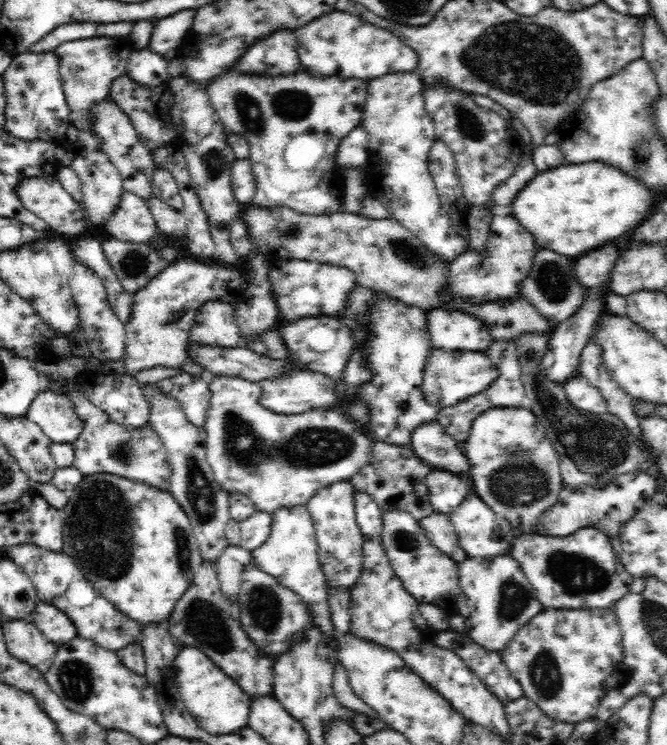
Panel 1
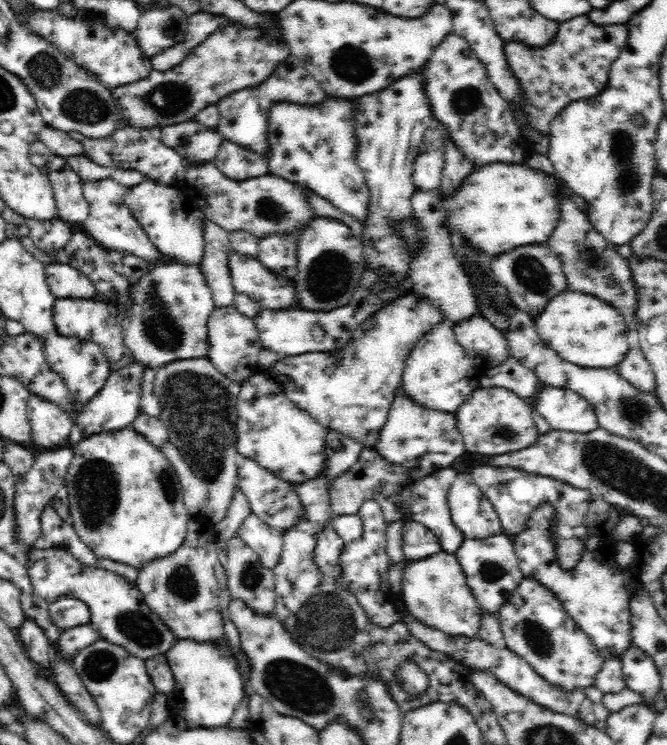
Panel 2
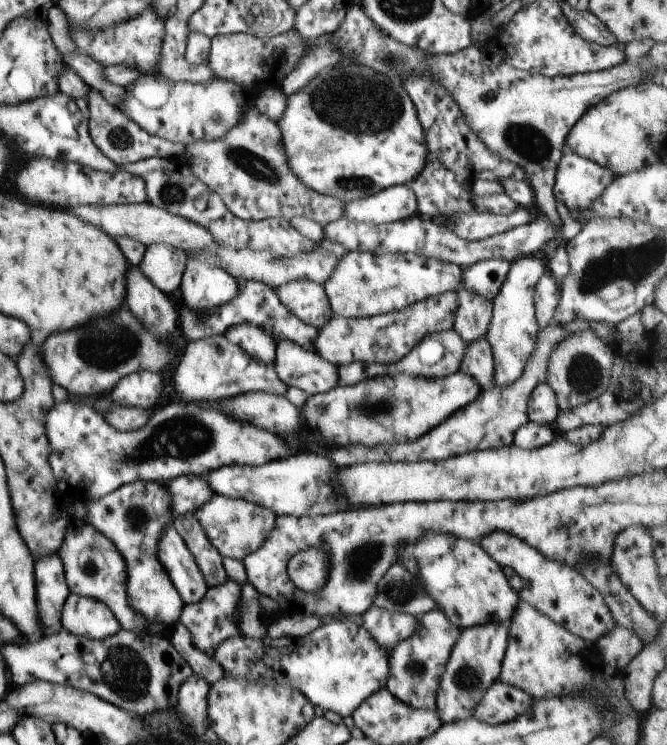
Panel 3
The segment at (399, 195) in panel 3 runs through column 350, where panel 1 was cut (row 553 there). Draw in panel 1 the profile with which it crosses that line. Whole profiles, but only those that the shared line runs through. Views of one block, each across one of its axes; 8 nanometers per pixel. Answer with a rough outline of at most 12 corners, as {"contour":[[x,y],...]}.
{"contour":[[144,382],[149,426],[168,449],[170,493],[202,560],[229,545],[229,491],[204,438],[157,382]]}

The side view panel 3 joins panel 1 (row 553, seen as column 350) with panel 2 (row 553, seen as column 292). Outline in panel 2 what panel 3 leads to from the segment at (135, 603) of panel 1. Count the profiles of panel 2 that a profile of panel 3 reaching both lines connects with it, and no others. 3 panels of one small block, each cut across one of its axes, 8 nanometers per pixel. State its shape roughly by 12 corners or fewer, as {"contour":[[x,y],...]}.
{"contour":[[130,426],[84,437],[65,476],[99,562],[140,570],[191,517],[166,455]]}

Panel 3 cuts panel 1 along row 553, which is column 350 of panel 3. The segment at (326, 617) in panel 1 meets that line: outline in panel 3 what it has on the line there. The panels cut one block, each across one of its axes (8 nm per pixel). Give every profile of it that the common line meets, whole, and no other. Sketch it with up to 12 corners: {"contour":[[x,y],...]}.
{"contour":[[347,251],[322,284],[333,317],[454,292],[462,269],[411,253]]}

